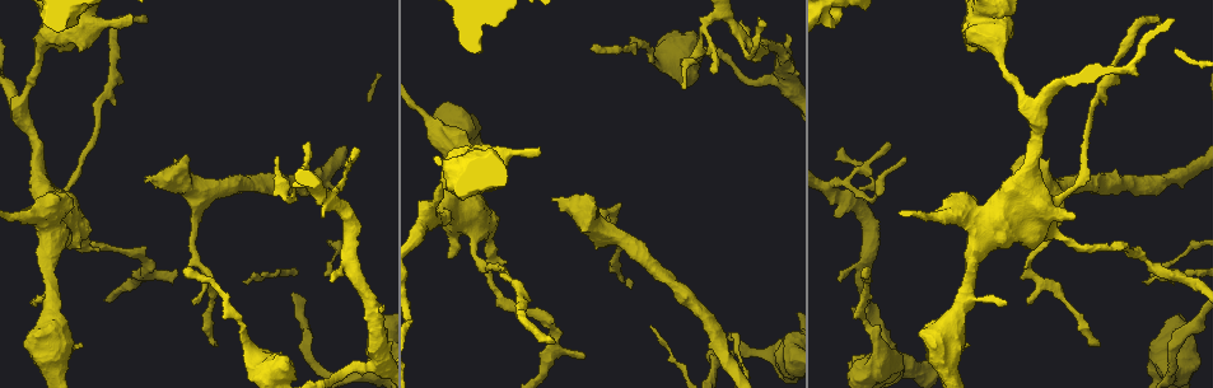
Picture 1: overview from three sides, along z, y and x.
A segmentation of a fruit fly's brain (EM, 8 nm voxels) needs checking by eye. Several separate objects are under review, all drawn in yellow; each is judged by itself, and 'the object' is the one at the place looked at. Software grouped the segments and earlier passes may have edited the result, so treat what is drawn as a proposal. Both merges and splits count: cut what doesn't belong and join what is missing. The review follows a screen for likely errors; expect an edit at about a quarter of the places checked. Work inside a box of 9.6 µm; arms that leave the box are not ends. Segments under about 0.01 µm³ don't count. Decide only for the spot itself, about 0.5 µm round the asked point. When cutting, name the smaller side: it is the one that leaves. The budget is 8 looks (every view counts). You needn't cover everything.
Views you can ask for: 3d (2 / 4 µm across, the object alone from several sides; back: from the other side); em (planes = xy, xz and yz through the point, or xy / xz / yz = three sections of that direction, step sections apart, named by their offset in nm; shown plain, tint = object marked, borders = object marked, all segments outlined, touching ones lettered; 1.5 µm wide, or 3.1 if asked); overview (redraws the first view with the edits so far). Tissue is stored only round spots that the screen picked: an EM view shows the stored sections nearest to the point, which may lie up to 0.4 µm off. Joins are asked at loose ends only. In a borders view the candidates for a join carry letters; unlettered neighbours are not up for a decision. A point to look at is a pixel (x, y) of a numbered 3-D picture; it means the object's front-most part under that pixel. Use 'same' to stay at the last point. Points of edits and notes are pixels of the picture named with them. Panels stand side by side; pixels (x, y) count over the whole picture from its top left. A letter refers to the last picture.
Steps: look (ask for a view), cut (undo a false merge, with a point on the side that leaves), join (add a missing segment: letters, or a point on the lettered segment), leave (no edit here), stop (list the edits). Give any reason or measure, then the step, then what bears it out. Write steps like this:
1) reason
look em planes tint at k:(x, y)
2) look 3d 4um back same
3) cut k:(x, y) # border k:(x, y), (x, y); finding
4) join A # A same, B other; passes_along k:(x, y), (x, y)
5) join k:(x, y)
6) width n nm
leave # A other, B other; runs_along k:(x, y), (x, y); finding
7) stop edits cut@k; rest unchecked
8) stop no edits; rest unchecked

an open end
look 3d 4um at 1:(147, 180)

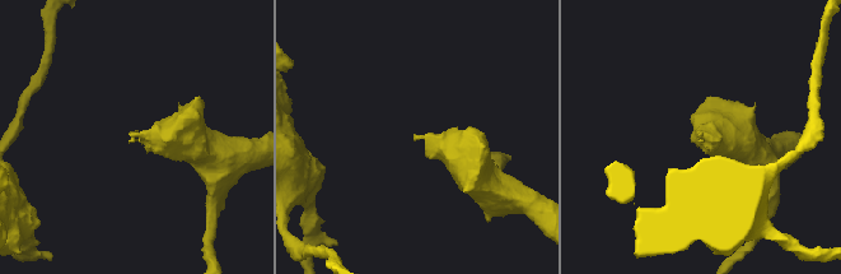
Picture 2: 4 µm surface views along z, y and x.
need the tissue
look em yz step 8 tint at 2:(416, 137)

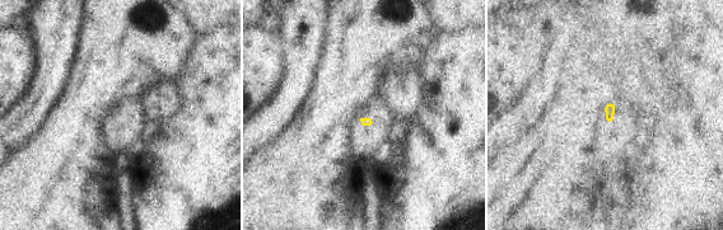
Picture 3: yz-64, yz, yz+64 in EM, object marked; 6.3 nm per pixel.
another direction
look em xz step 8 borders same

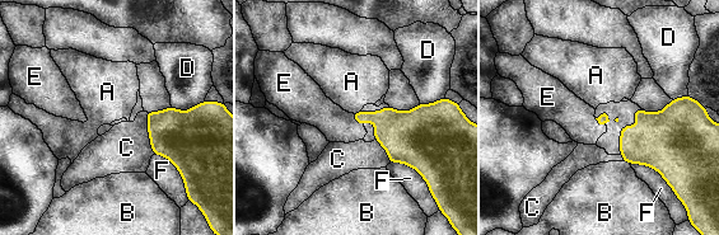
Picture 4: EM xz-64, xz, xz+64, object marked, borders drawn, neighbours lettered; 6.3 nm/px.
join E # A other, B other, C other, D other, E same, F other; it goes on there

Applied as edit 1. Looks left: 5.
branch stops here
look em planes borders at 1:(31, 304)

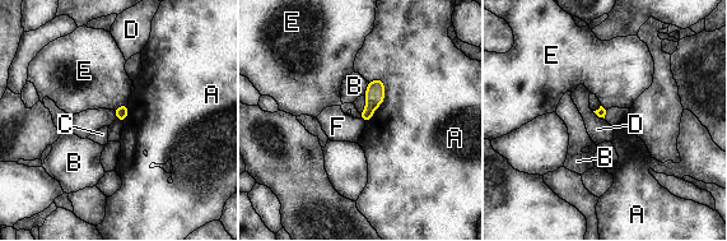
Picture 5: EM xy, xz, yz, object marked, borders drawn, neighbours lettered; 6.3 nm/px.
leave # A other, B other, C other, D other, E other, F other; border 5:(112, 110), (116, 119); none of them fits

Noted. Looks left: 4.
stop edits join@4; rest unchecked

